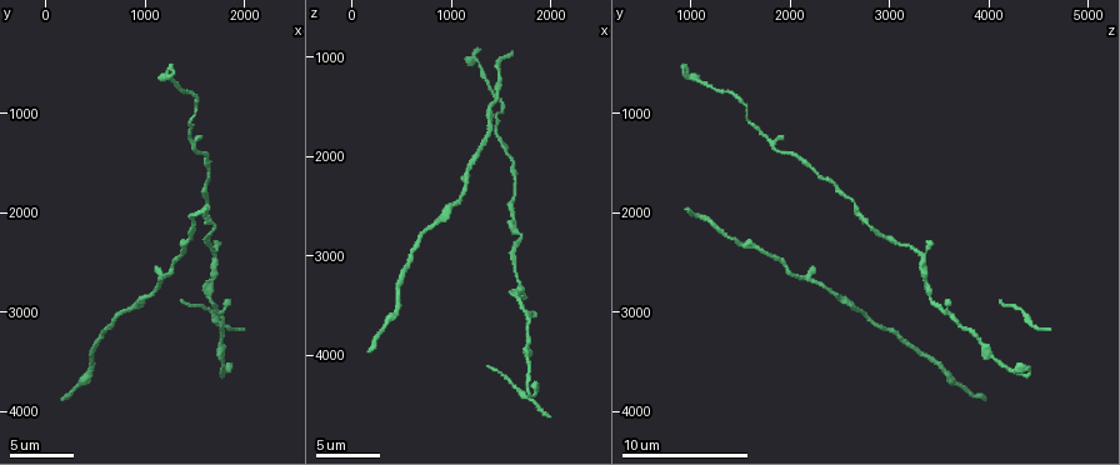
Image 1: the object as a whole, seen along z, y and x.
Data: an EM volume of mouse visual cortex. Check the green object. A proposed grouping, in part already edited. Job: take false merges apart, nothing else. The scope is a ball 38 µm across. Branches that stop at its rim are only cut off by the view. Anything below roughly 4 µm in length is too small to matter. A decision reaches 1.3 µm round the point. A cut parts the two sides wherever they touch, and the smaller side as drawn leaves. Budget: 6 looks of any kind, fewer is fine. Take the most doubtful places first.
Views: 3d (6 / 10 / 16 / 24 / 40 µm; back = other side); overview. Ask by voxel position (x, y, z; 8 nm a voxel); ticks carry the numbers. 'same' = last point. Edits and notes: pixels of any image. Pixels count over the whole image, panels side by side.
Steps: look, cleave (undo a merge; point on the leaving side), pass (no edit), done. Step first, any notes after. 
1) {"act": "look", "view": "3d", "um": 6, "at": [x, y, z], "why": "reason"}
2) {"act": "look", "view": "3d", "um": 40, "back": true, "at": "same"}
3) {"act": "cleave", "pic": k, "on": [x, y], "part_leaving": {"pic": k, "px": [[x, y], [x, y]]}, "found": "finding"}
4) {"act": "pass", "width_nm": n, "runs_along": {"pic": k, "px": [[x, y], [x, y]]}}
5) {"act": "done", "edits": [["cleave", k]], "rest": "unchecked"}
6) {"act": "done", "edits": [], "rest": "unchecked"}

{"act": "look", "view": "3d", "um": 10, "at": [1160, 2660, 2180], "why": "a fork"}

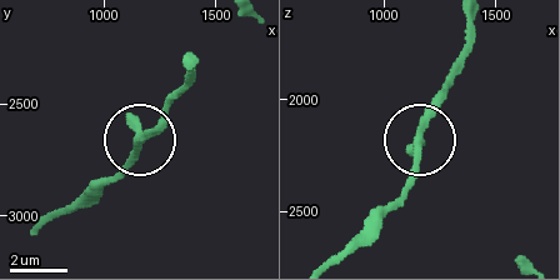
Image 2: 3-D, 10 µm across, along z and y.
{"act": "look", "view": "3d", "um": 6, "at": [1160, 2670, 2200]}

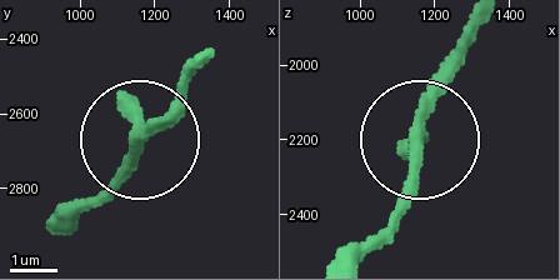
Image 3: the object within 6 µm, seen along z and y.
{"act": "pass", "width_nm": 270, "found": "all the same neuron"}

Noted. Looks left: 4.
{"act": "look", "view": "3d", "um": 10, "at": [1680, 2420, 3300], "why": "three arms meet"}

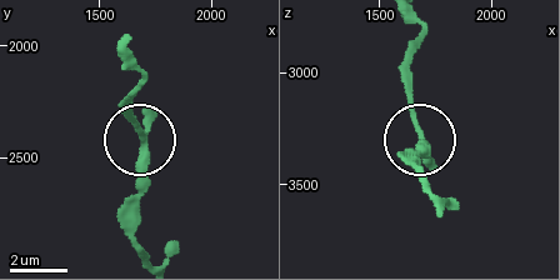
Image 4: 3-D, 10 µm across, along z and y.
{"act": "pass", "arms": 3, "runs_along": {"pic": 4, "px": [[134, 68], [141, 80], [134, 125], [141, 146], [141, 223]]}, "found": "all the same neuron"}

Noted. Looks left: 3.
{"act": "look", "view": "3d", "um": 16, "at": [1440, 1260, 1760], "why": "three arms meet"}

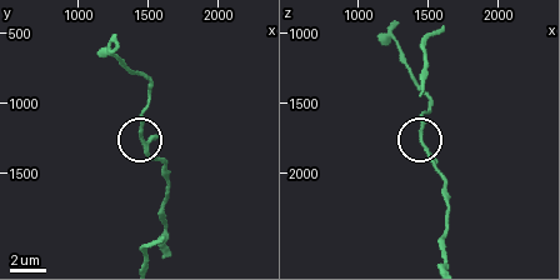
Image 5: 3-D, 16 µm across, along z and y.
{"act": "pass", "width_nm": 150, "runs_along": {"pic": 5, "px": [[445, 259], [445, 188], [418, 138], [423, 113]]}, "found": "all the same neuron"}

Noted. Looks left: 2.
{"act": "done", "edits": [], "rest": "unchecked"}

